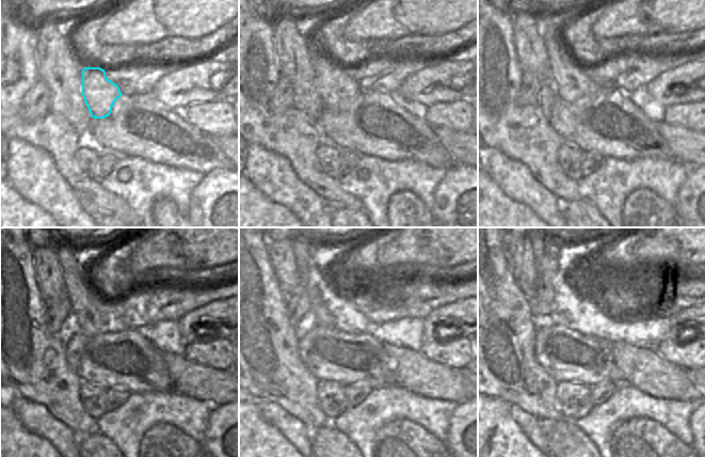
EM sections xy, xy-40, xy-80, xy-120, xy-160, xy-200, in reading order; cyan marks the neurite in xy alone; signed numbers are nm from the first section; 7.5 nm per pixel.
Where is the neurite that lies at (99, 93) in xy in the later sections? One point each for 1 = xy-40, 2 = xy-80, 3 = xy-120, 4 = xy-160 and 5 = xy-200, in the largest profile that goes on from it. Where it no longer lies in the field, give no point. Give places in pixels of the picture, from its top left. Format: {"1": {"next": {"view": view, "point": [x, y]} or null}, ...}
{"1": {"next": {"view": "xy-40", "point": [337, 89]}}, "2": {"next": {"view": "xy-80", "point": [571, 82]}}, "3": {"next": {"view": "xy-120", "point": [86, 317]}}, "4": {"next": {"view": "xy-160", "point": [313, 277]}}, "5": {"next": {"view": "xy-200", "point": [538, 249]}}}

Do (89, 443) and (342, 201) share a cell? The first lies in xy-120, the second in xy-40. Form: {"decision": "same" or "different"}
{"decision": "different"}

